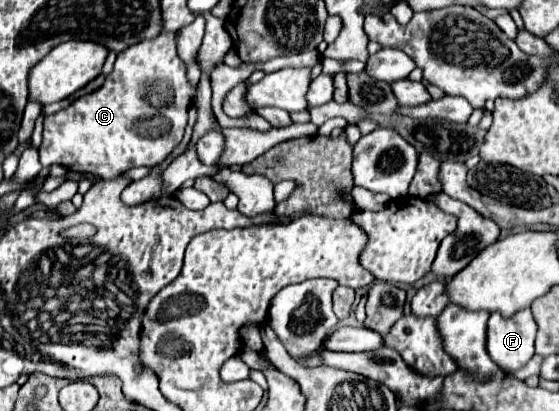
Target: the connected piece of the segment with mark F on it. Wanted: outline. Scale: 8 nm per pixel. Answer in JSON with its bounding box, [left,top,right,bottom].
[486,309,536,371]

